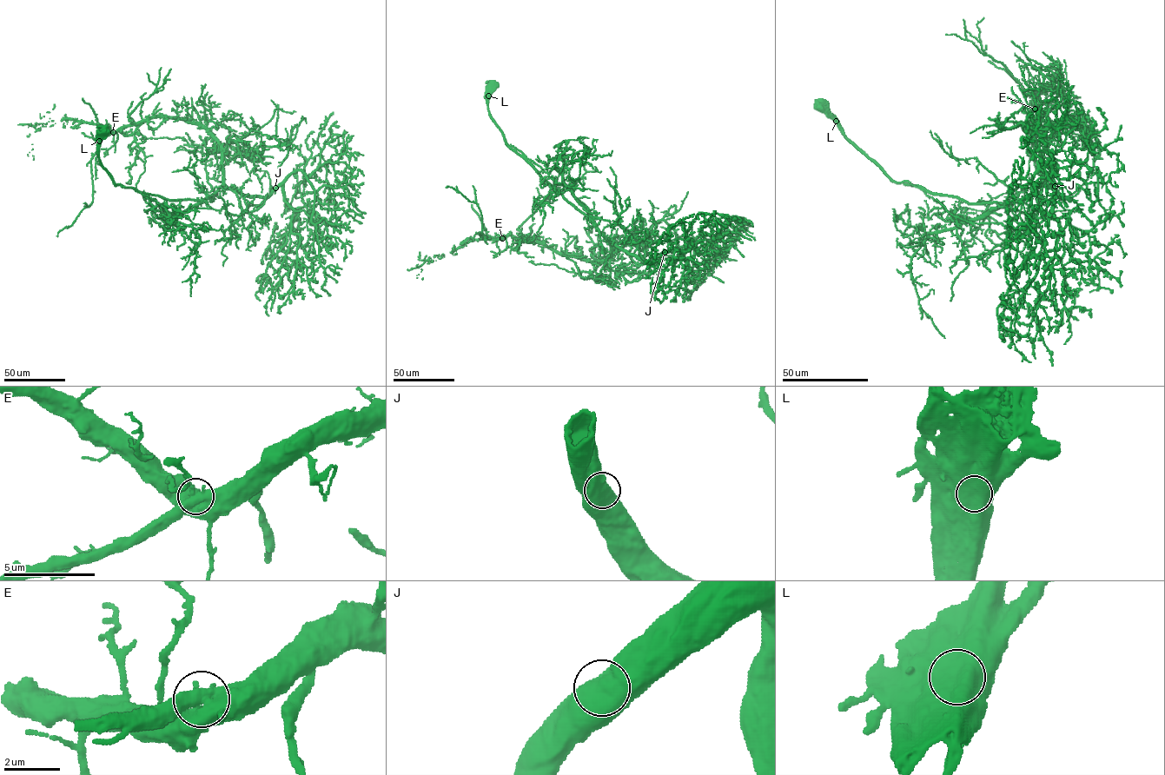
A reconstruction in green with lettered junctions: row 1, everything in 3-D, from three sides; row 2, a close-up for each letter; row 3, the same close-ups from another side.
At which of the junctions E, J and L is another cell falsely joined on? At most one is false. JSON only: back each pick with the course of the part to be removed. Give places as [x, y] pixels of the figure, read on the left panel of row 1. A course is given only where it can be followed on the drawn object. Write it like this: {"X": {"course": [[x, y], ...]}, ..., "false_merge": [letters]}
{"false_merge": []}

